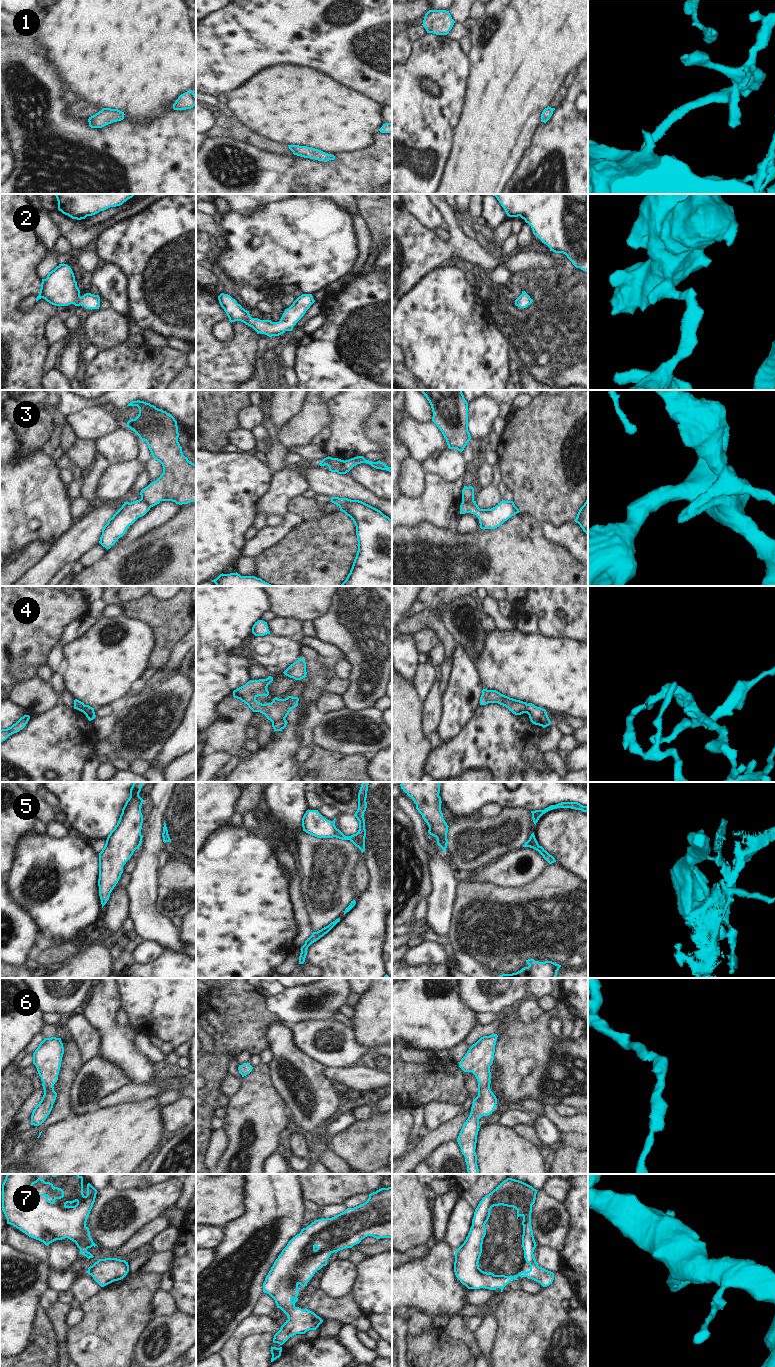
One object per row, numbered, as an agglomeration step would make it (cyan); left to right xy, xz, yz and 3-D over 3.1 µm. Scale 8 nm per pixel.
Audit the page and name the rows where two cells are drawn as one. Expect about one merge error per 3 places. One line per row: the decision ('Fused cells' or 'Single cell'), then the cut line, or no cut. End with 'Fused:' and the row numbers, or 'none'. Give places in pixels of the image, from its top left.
1: Single cell. No split
2: Single cell. No split
3: Fused cells. Split along xz (343, 461), (343, 469), (346, 472)
4: Fused cells. Split along xz (284, 717), (272, 723)
5: Fused cells. Split along yz (446, 834), (441, 834), (437, 838)
6: Single cell. No split
7: Single cell. No split
Fused: 3, 4, 5

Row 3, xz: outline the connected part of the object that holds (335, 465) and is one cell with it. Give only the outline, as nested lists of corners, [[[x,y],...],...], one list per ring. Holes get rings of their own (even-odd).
[[[326,457],[324,458],[319,465],[325,466],[327,465],[329,467],[329,471],[331,472],[337,472],[338,474],[346,474],[343,470],[343,463],[344,460],[338,459],[338,458],[332,458],[332,457]]]

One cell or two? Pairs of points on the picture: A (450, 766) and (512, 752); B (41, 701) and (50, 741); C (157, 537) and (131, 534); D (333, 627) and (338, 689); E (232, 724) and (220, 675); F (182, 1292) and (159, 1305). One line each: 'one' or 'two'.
A: one
B: two
C: two
D: two
E: two
F: two

